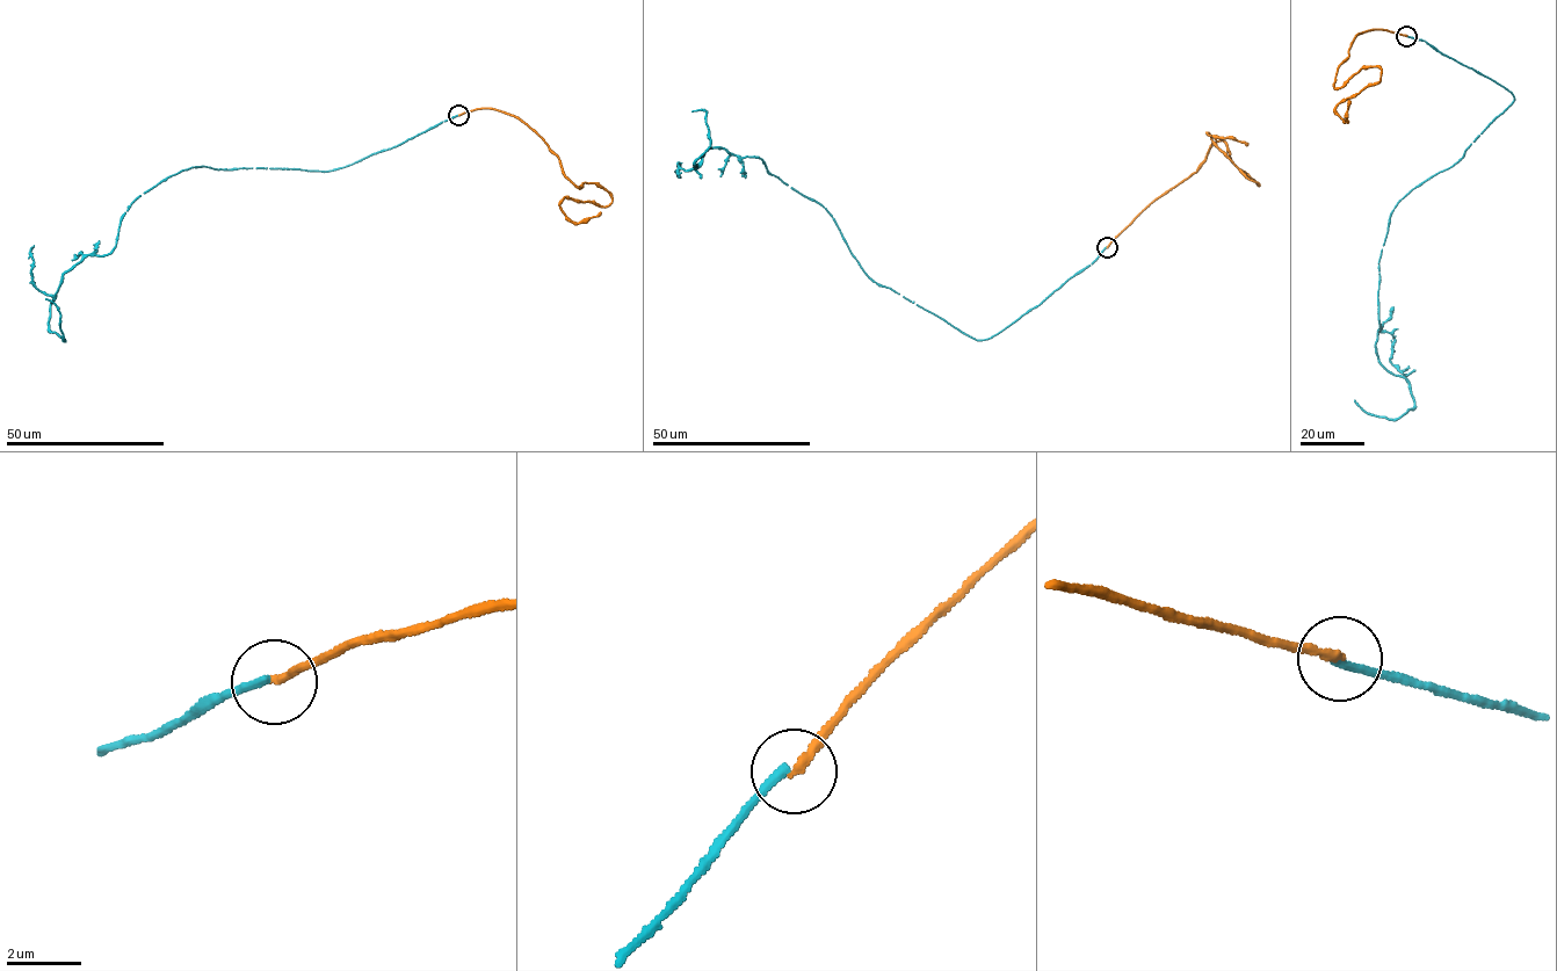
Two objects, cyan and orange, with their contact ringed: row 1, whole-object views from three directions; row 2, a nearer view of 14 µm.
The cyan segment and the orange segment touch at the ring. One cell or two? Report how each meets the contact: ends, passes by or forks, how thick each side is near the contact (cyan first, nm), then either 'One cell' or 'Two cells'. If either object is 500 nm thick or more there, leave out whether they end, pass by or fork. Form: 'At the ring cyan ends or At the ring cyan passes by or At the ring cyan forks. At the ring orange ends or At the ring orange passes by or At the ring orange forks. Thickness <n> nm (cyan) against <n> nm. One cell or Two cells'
At the ring cyan ends. At the ring orange ends. Thickness 240 nm (cyan) against 200 nm. Two cells

